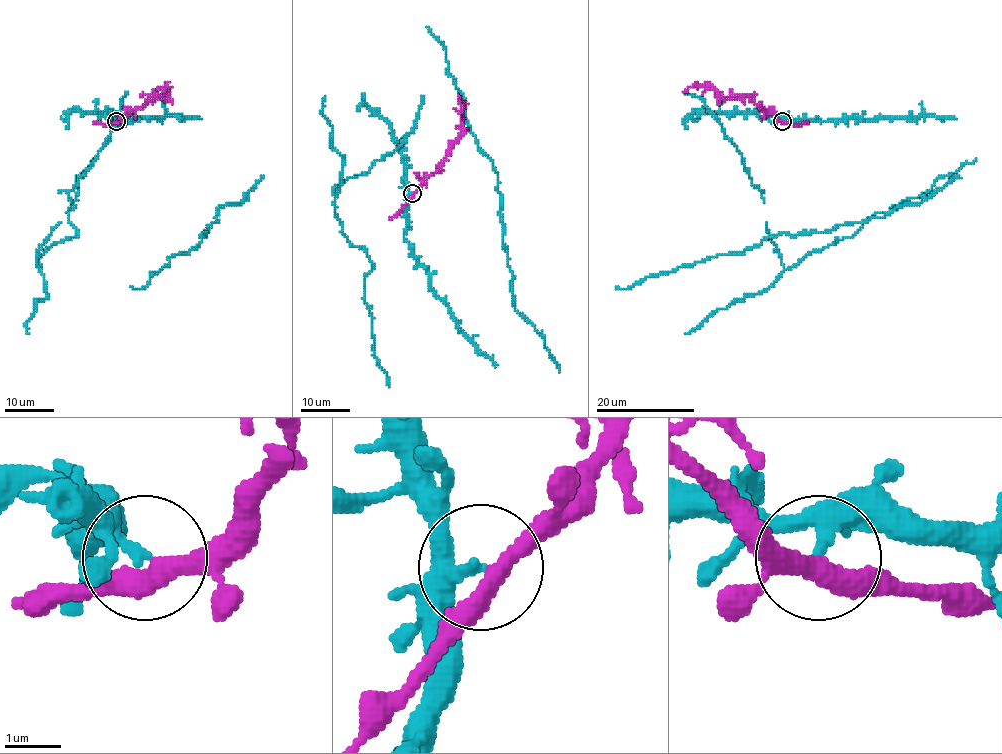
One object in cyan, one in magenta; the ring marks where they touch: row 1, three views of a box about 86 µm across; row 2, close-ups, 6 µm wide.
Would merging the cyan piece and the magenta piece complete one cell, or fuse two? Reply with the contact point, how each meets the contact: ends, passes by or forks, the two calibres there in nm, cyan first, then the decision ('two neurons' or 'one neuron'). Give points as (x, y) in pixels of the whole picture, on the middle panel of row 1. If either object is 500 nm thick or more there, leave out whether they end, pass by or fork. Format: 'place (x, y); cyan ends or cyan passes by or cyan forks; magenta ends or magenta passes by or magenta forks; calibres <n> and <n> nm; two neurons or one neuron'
place (412, 193); cyan passes by; magenta passes by; calibres 180 and 340 nm; two neurons

